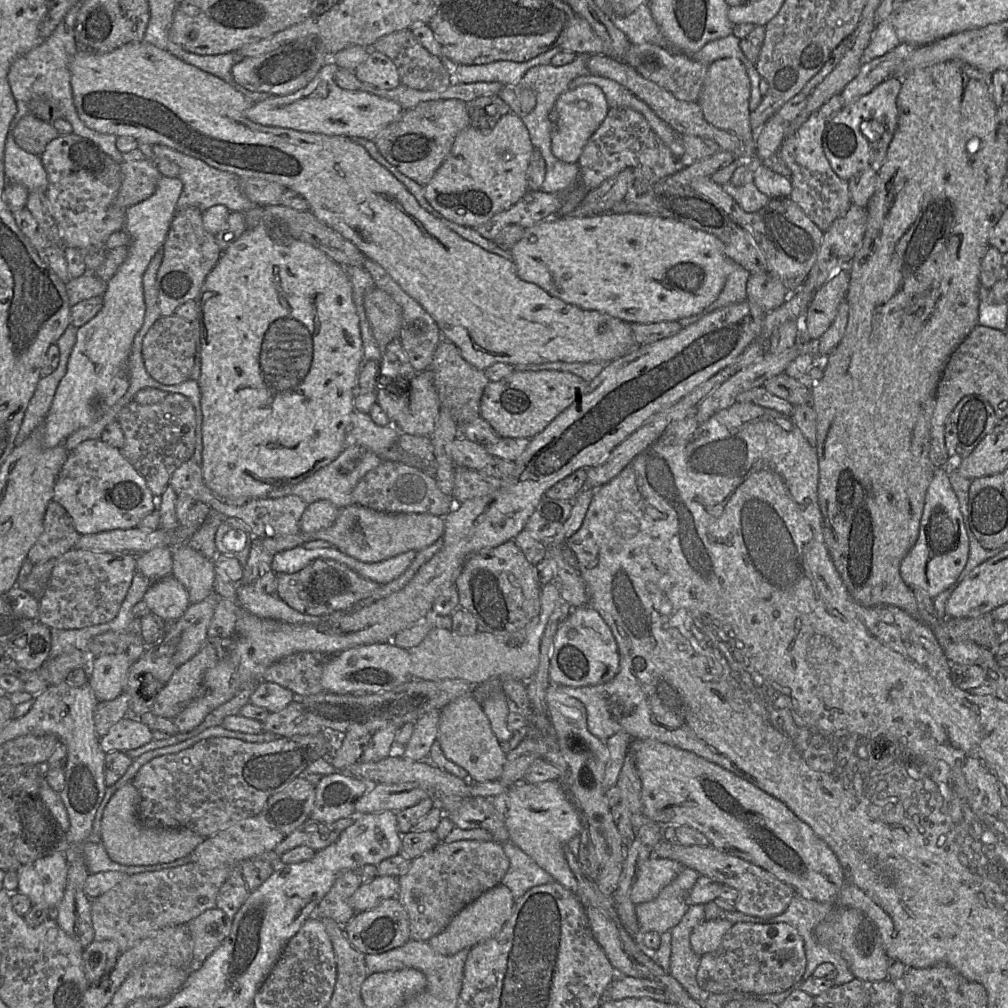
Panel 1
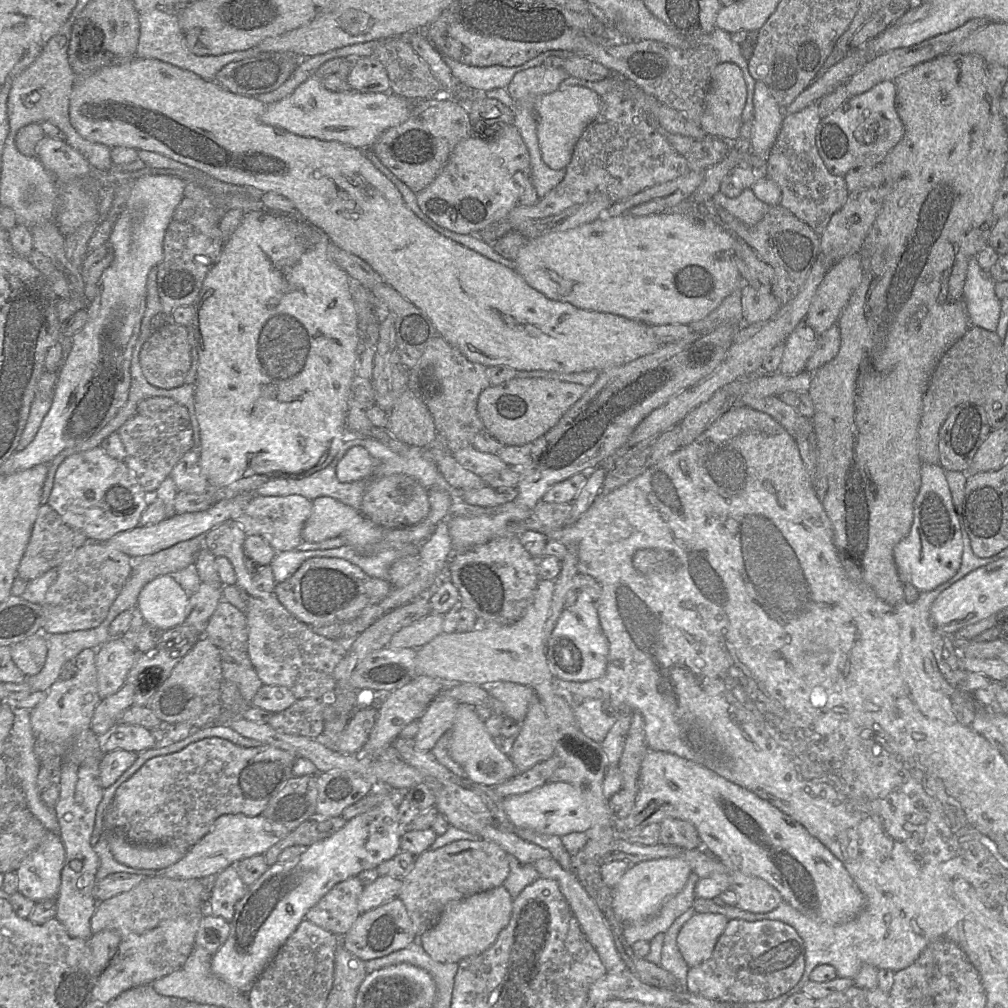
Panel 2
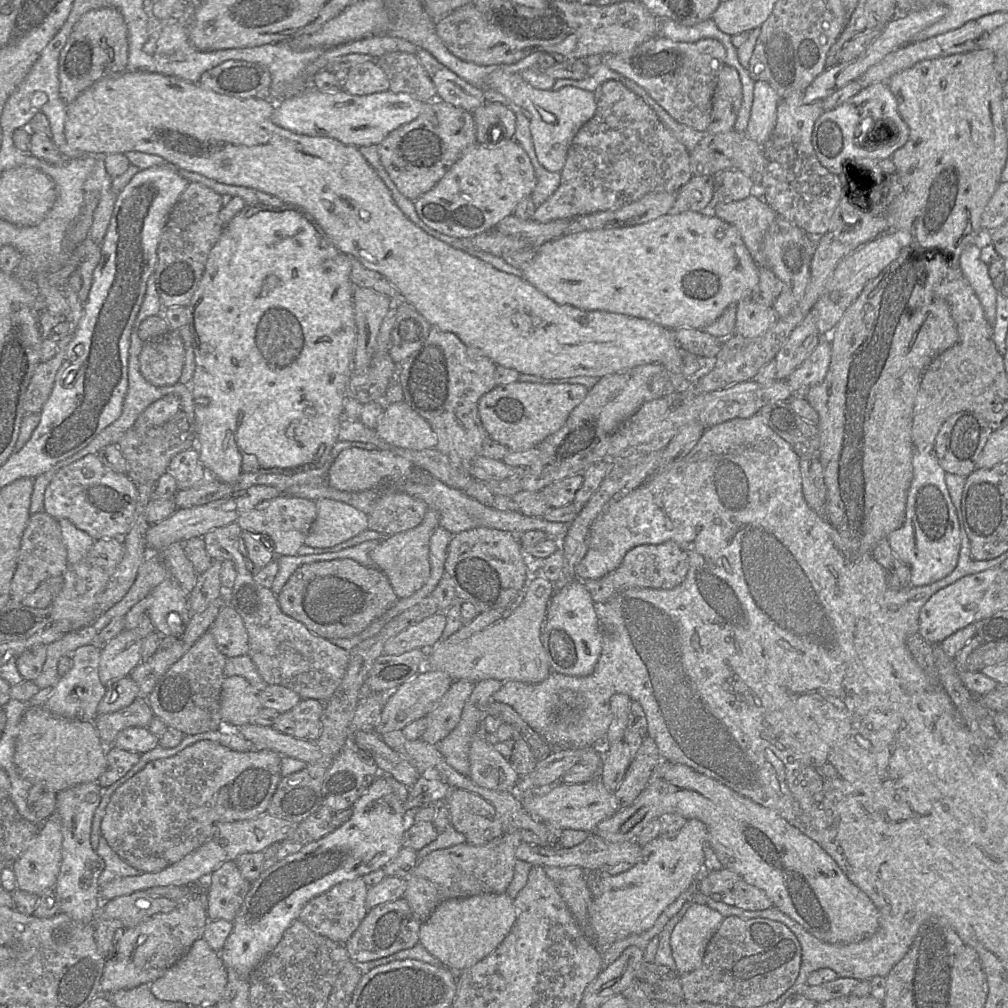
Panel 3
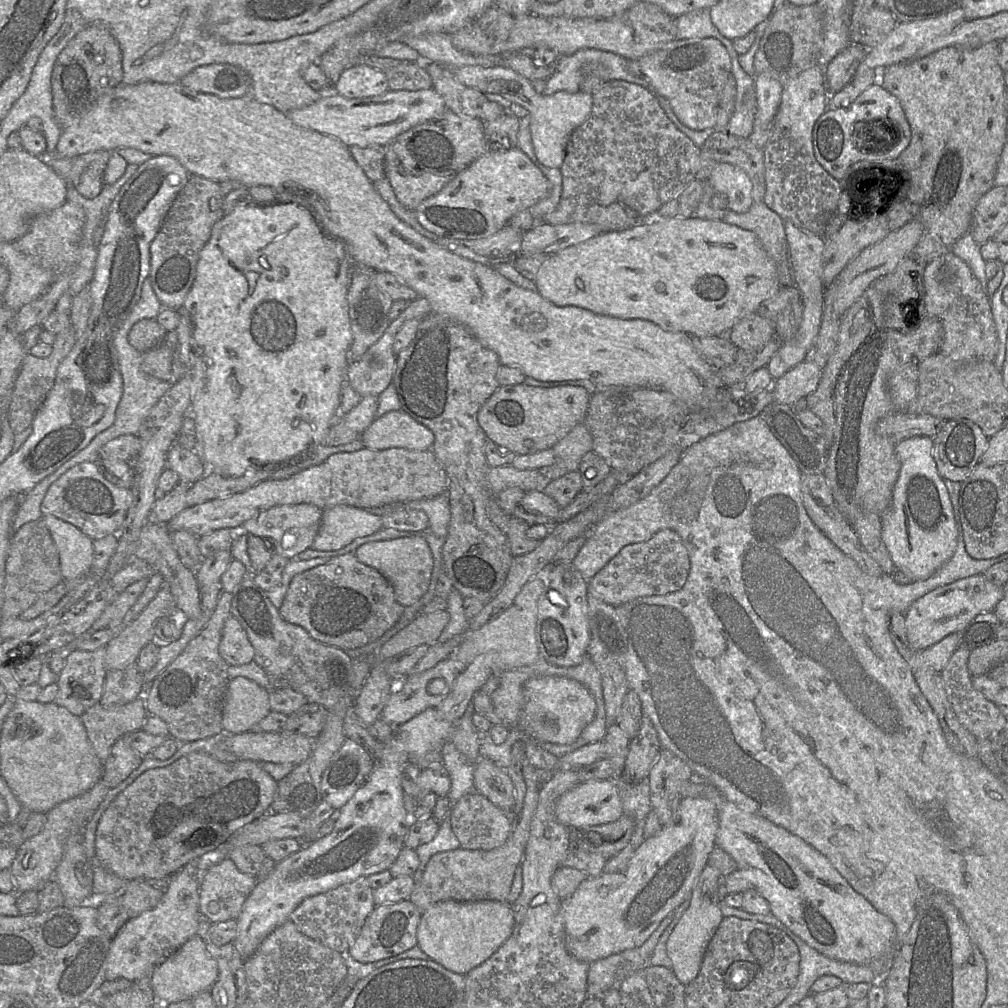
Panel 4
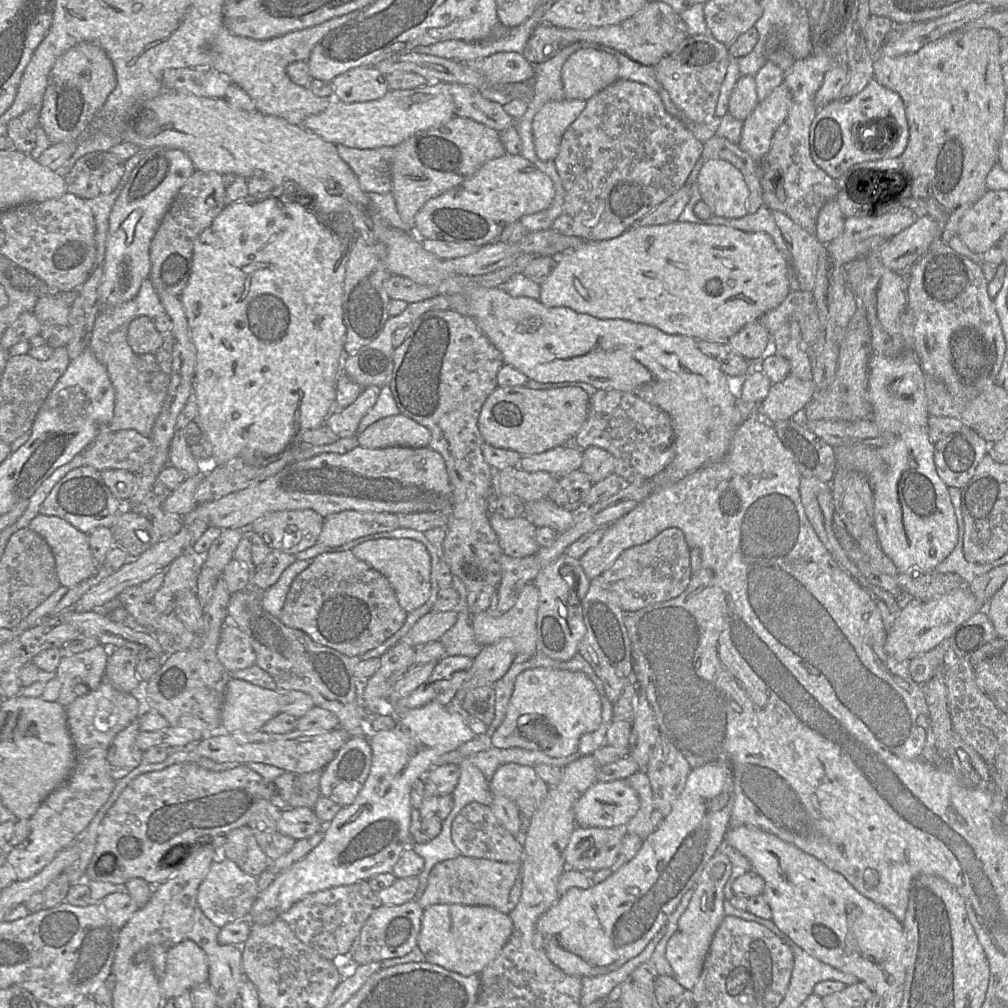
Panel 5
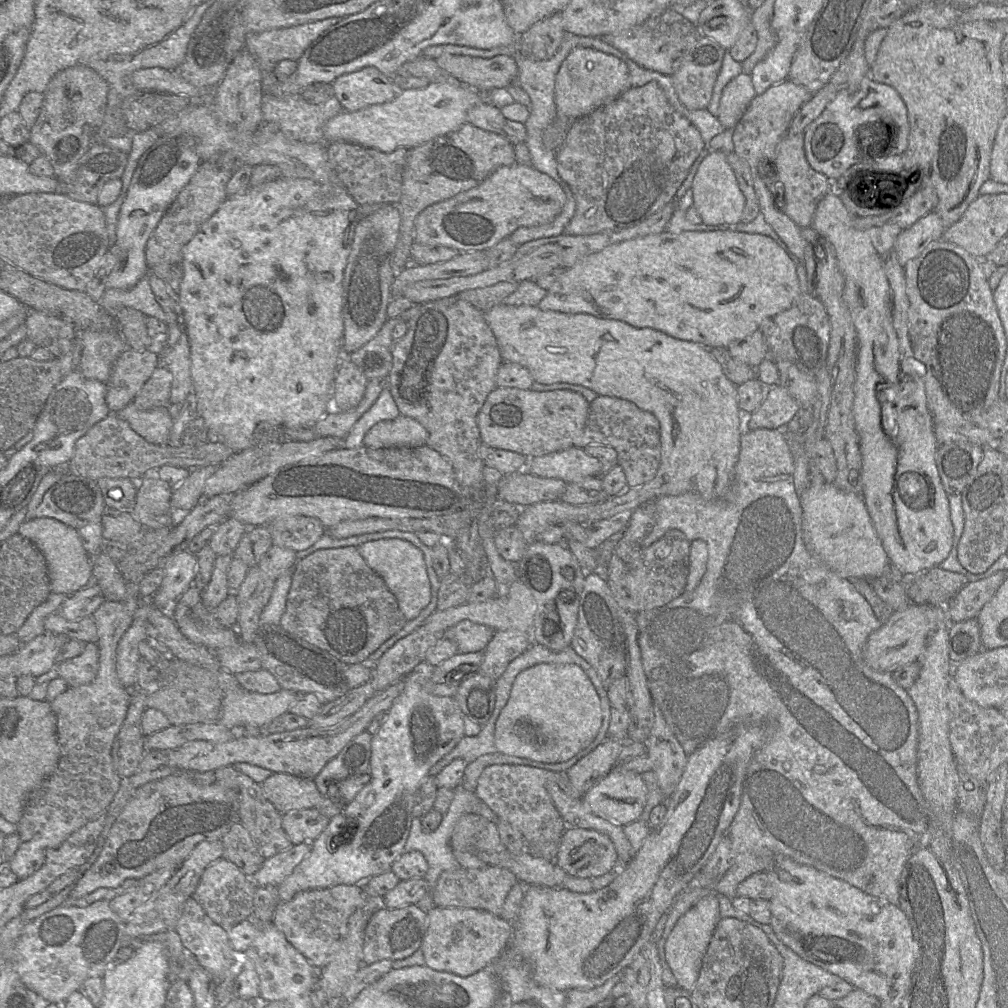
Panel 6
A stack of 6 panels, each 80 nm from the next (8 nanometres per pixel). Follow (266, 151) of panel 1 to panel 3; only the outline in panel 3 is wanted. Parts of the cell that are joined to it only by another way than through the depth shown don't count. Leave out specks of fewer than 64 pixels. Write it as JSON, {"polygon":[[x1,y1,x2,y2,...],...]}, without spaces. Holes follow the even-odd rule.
{"polygon":[[126,70,118,77,103,78,82,92,68,105,65,138,68,145,89,156,106,156,113,153,140,151,163,157,166,162,177,168,201,174,217,182,252,188,275,195,285,203,294,204,306,212,323,230,330,241,346,255,357,259,366,268,385,276,397,289,398,297,411,304,434,328,457,335,473,351,491,359,496,365,512,368,521,374,536,375,543,378,570,378,592,376,602,378,606,375,622,372,633,367,655,363,662,365,673,375,682,375,693,383,713,367,716,358,701,357,678,345,674,329,663,327,649,319,637,318,606,311,588,311,569,304,560,305,544,295,521,276,508,274,494,268,491,264,444,243,415,225,397,206,390,190,377,171,367,162,358,147,325,136,298,134,276,125,272,121,275,108,273,101,263,97,237,98,216,93,202,88,199,84,185,81,174,76,159,73]]}

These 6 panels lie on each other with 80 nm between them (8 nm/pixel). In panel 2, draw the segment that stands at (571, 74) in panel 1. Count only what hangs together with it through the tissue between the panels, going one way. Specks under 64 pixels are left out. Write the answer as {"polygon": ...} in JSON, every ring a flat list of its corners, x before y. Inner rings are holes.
{"polygon":[[535,66,516,73,505,89,515,101,531,101,534,112,536,98,558,90,561,82,568,77,563,68]]}

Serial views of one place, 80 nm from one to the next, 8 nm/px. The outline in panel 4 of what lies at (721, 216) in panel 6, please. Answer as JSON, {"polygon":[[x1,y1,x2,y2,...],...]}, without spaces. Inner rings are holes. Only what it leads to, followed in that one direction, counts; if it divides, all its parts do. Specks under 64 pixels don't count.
{"polygon":[[720,163,716,165,707,182,712,186,715,193,724,193,728,197,725,210,737,213,746,212,753,203,751,197,752,183,747,174,739,167]]}

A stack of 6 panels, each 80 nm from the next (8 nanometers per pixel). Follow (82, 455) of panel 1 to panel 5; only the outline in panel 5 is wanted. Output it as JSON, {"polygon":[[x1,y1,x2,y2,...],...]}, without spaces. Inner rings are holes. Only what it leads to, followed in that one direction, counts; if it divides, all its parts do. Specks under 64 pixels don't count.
{"polygon":[[90,466,74,468,55,484,40,505,39,514,62,518,85,534,98,527,111,528,125,504,112,495,101,476]]}

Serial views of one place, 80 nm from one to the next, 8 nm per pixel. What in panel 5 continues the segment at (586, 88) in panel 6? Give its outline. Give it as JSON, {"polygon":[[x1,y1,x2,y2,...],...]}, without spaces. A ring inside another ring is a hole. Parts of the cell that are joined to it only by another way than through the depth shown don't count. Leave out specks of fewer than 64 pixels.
{"polygon":[[580,49,564,63,561,71,564,98,588,100,618,80,617,58,596,49]]}

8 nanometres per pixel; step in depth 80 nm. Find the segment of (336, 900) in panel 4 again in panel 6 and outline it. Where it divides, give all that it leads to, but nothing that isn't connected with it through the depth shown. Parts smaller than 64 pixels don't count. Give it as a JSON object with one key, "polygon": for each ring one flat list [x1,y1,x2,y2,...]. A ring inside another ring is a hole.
{"polygon":[[364,884,337,885,325,889,313,889,296,894,290,901,280,902,273,924,315,968,326,966,338,953,350,928,350,918,364,902]]}

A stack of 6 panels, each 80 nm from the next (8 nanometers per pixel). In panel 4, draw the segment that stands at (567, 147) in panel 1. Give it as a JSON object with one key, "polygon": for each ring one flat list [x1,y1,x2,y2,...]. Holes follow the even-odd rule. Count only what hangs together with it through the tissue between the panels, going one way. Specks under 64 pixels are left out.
{"polygon":[[466,65,450,69,460,83,483,93,499,94,510,102,523,106,530,115,531,140,538,161,547,167,560,168,571,133,591,113,592,94,583,91,574,93,558,91,551,95,544,95,533,88,529,79,508,67,486,68,480,65]]}

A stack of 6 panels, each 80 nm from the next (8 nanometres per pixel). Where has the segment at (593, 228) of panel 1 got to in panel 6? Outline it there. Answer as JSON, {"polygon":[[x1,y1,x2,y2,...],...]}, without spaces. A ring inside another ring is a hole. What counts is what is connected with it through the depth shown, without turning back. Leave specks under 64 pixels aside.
{"polygon":[[666,230,658,234,646,235,605,247,592,253,573,266,565,269,556,282,547,290,546,296,538,304,542,311,557,311,567,314,590,314,599,318,623,321,635,328,652,328,673,338,698,343,708,349,724,347,737,339,742,339,756,330,762,322,790,308,801,294,795,263,788,253,771,237,737,230,684,231,671,233]]}

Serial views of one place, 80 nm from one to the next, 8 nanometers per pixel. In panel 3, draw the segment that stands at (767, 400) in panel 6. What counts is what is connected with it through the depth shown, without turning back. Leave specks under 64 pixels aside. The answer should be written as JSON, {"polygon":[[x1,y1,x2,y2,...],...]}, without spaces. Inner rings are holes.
{"polygon":[[828,338,820,339,817,347,812,353,785,379,796,395,805,395,809,387,820,383,829,367,831,361,831,342]]}

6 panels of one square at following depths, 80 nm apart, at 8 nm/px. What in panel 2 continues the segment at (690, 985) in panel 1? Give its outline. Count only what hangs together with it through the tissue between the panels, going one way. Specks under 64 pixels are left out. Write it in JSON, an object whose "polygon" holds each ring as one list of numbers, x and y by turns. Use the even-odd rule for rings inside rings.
{"polygon":[[688,908,683,914,674,920,665,932,665,938,661,952,661,962,665,970,672,973,678,981,679,989,685,990,689,966,677,945,677,936,682,926,696,913,695,909]]}

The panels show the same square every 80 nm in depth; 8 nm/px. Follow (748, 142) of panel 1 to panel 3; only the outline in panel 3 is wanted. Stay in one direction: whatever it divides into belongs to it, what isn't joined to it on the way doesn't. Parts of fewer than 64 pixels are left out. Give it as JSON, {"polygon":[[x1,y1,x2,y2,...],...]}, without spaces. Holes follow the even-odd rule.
{"polygon":[[725,65,718,77,712,98,709,133,732,131,742,103,742,83,738,71]]}

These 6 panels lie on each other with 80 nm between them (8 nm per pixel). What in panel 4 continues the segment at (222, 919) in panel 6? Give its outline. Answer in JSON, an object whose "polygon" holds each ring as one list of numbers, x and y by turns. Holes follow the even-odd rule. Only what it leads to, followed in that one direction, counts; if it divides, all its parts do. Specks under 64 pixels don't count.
{"polygon":[[222,857,213,861,202,874,200,881,199,895,201,915,211,923,237,919,244,902,257,883,258,880,256,876,241,872,231,859]]}

